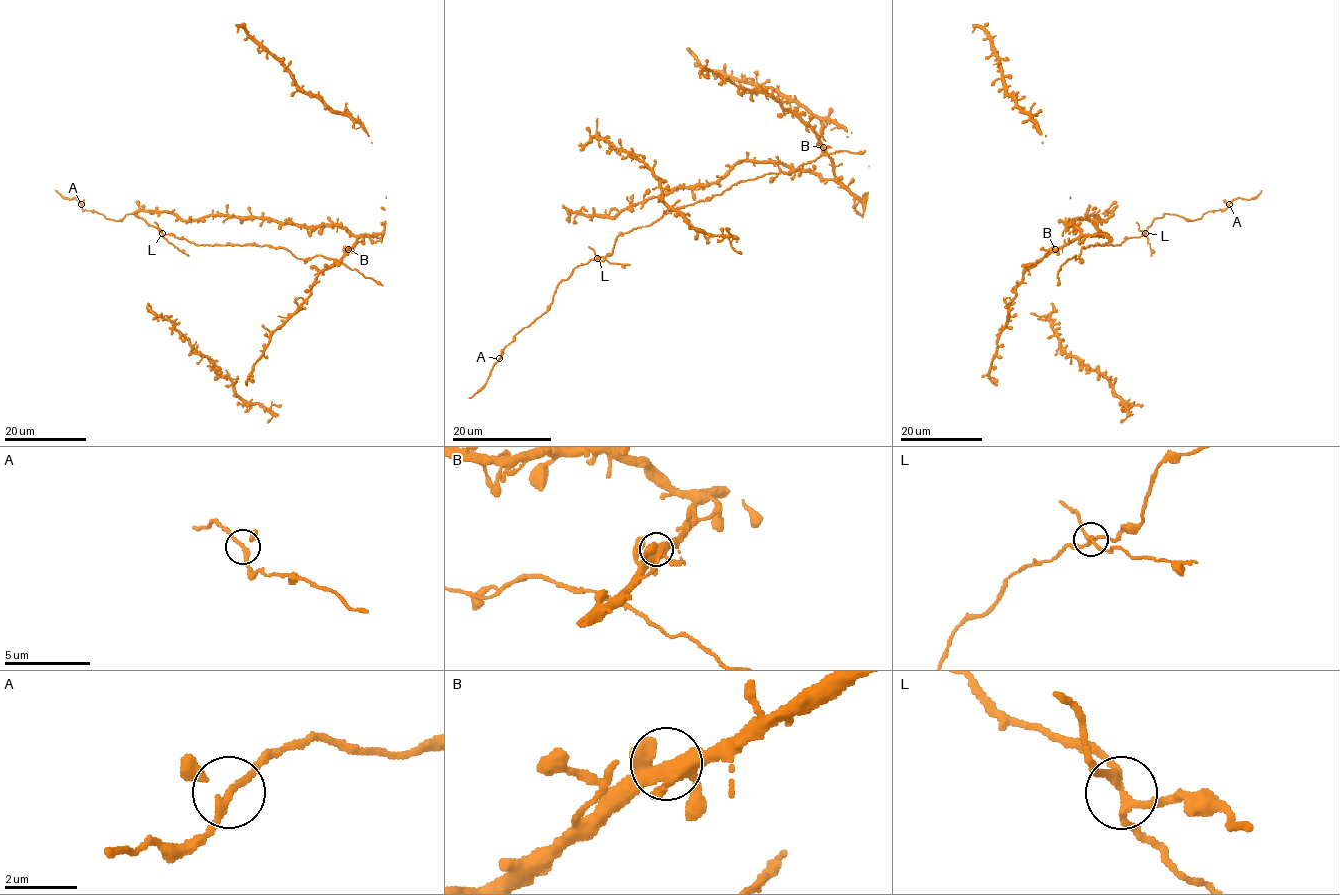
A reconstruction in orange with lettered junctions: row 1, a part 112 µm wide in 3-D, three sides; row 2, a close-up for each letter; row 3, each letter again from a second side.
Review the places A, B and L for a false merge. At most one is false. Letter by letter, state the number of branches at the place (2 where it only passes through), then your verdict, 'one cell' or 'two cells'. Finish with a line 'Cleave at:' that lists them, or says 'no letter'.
A: 3 branches meet; one cell
B: 4 branches meet; one cell
L: 4 branches meet; two cells
Cleave at: L

